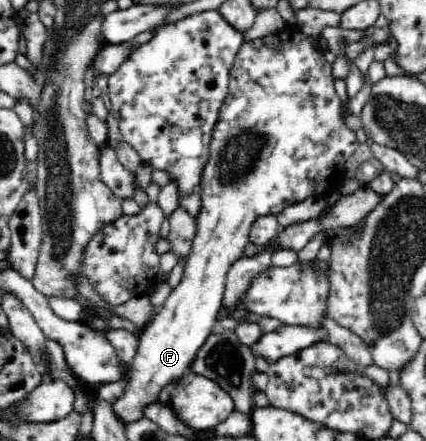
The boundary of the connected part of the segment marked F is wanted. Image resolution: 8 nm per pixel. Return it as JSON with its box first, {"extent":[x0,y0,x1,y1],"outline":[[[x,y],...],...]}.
{"extent":[114,24,362,424],"outline":[[[286,24],[284,28],[278,32],[258,38],[248,40],[240,47],[239,53],[236,55],[234,64],[230,70],[229,91],[228,96],[220,106],[218,120],[214,124],[212,130],[212,139],[208,146],[208,160],[202,166],[202,178],[198,191],[200,192],[201,207],[196,217],[196,232],[192,240],[190,252],[185,260],[183,274],[180,282],[170,292],[169,296],[164,300],[163,304],[158,308],[154,318],[142,328],[138,335],[139,348],[136,357],[132,364],[132,372],[130,372],[130,382],[125,386],[125,392],[118,398],[114,411],[116,415],[128,424],[128,422],[138,421],[143,418],[143,411],[147,405],[155,402],[159,398],[159,392],[165,385],[172,381],[179,380],[183,375],[189,372],[192,362],[196,359],[196,354],[200,348],[207,342],[207,336],[212,334],[215,326],[216,316],[218,316],[218,308],[223,304],[223,294],[227,279],[227,272],[234,262],[244,255],[244,248],[249,242],[249,232],[254,221],[259,216],[277,215],[280,214],[287,206],[292,206],[306,200],[308,197],[322,199],[334,192],[338,192],[340,187],[347,179],[345,175],[346,161],[358,148],[362,140],[362,134],[350,130],[346,127],[344,119],[340,117],[340,96],[334,90],[334,75],[332,75],[332,64],[326,60],[323,52],[319,49],[316,39],[304,34],[297,25]]]}

